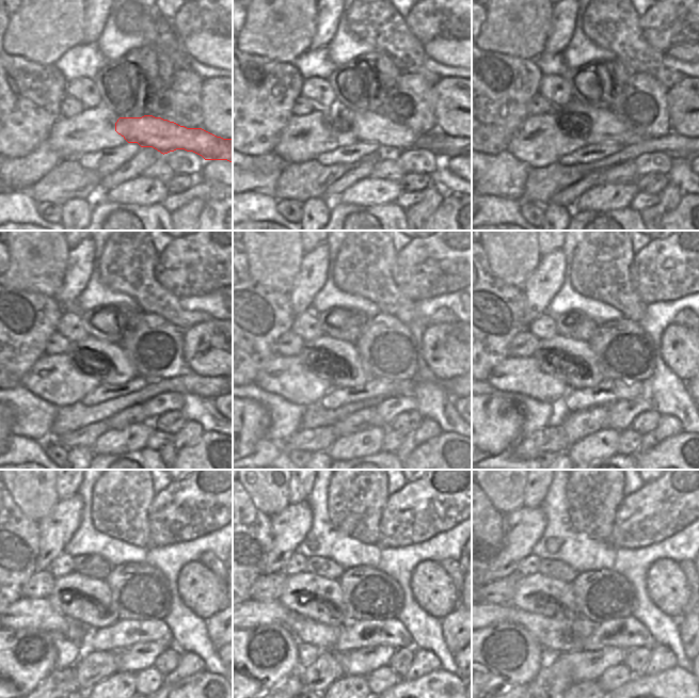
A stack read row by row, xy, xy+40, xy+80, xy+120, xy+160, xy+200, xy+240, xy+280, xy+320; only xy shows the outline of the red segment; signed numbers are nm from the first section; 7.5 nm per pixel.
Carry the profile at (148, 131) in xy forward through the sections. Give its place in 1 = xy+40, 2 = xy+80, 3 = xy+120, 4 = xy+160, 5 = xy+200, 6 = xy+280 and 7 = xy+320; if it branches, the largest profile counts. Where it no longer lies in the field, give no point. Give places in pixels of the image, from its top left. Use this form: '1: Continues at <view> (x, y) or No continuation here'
1: Continues at xy+40 (368, 126)
2: Continues at xy+80 (605, 126)
3: Continues at xy+120 (123, 370)
4: Continues at xy+160 (346, 369)
5: Continues at xy+200 (584, 373)
6: Continues at xy+280 (304, 588)
7: Continues at xy+320 (533, 591).

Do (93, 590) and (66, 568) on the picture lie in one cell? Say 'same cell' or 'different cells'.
different cells

